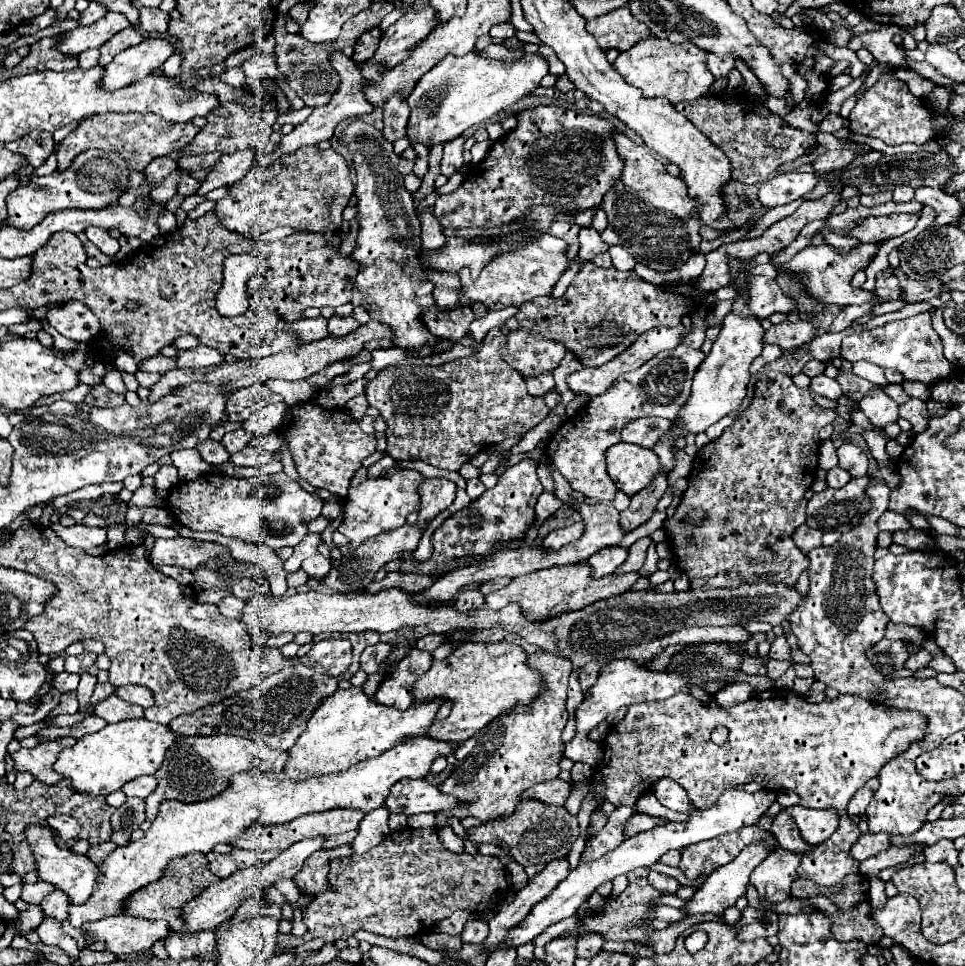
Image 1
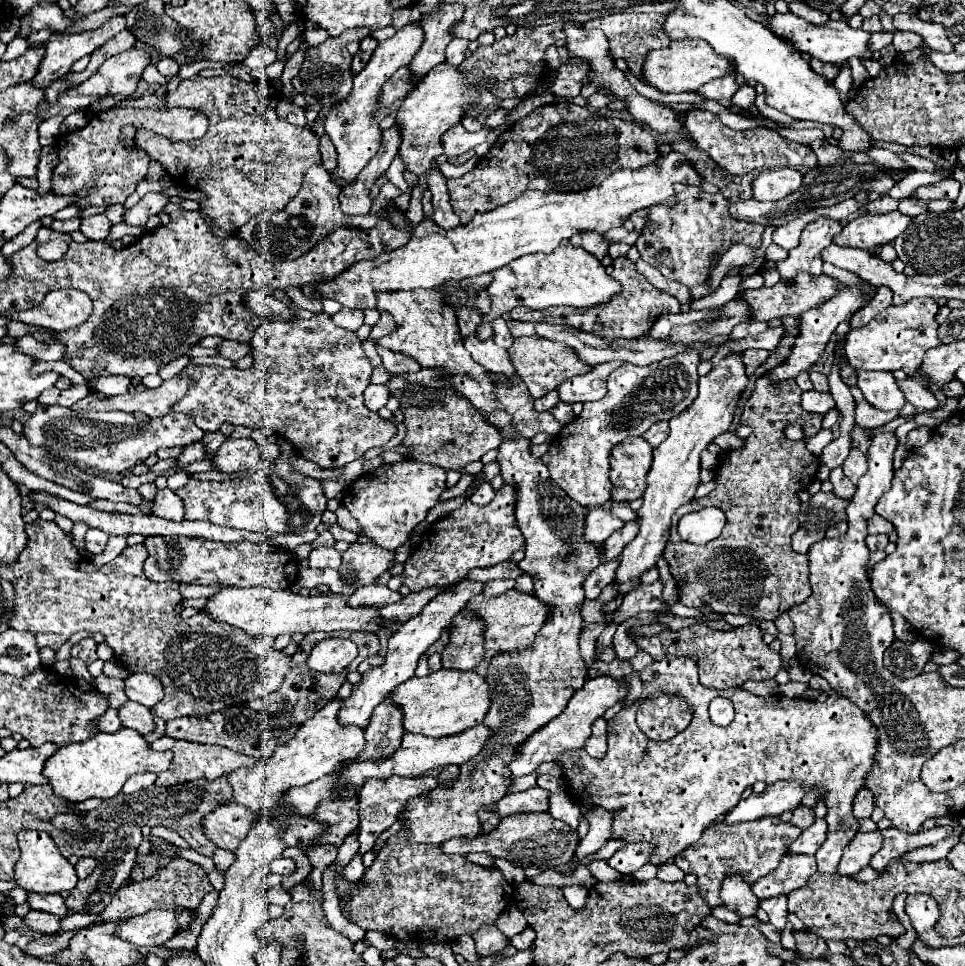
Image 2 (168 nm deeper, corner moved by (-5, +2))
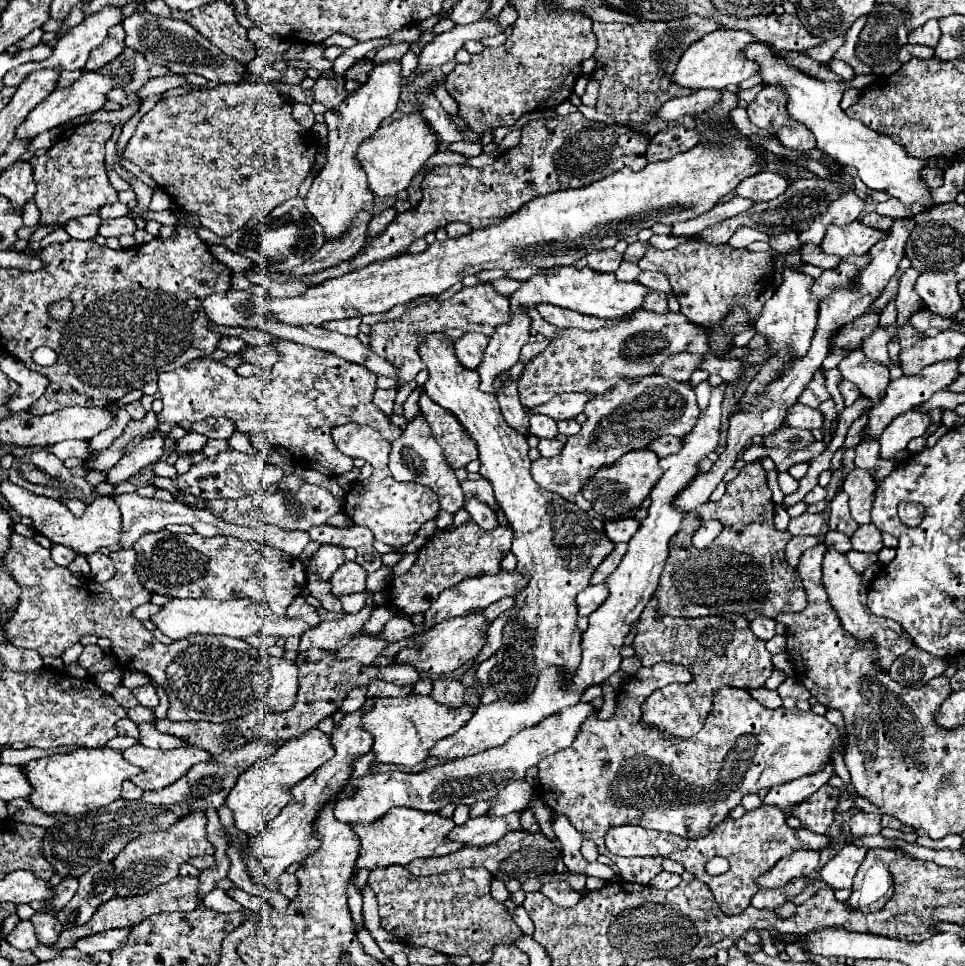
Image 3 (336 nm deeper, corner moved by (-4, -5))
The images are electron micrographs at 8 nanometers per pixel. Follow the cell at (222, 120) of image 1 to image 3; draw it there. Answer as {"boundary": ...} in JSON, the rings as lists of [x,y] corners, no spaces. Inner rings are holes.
{"boundary":[[[270,83],[218,85],[206,91],[158,101],[138,123],[124,155],[148,173],[180,209],[200,215],[202,227],[226,237],[240,229],[252,215],[268,215],[280,203],[298,195],[298,187],[310,175],[316,147],[312,133],[292,117],[292,103]]]}

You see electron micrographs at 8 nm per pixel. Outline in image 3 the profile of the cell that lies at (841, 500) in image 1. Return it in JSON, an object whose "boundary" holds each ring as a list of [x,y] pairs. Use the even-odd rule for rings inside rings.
{"boundary":[[[804,513],[800,517],[790,519],[788,531],[792,535],[818,535],[826,527],[826,519],[822,513]]]}

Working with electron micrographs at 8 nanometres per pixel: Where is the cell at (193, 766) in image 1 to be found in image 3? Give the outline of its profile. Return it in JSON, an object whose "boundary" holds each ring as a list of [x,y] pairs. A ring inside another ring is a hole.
{"boundary":[[[138,743],[126,749],[124,755],[130,763],[144,769],[142,775],[132,777],[132,781],[144,791],[164,789],[170,783],[182,779],[196,763],[214,761],[214,755],[192,745],[164,751],[164,749],[148,749]]]}

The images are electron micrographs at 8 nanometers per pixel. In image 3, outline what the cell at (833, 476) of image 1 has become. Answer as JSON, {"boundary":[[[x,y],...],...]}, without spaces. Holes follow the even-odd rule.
{"boundary":[[[838,491],[834,495],[834,499],[830,501],[830,519],[828,519],[828,527],[842,531],[844,535],[852,535],[858,529],[858,523],[852,519],[850,509],[848,509],[848,499],[844,491]]]}

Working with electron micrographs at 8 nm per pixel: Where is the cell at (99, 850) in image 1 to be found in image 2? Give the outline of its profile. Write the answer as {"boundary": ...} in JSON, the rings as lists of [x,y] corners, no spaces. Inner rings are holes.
{"boundary":[[[81,858],[79,864],[75,866],[75,872],[77,872],[79,880],[83,880],[93,872],[93,868],[95,868],[95,860],[93,858]]]}

